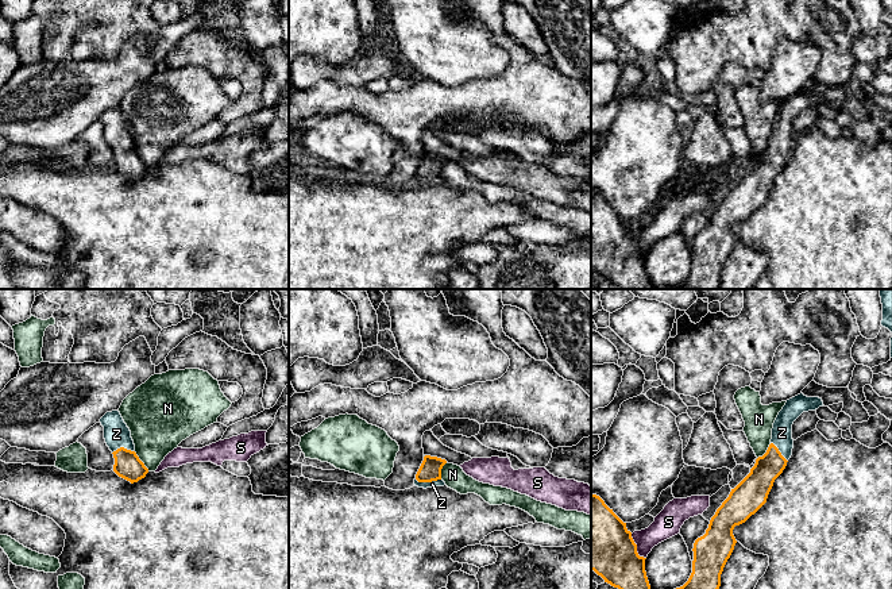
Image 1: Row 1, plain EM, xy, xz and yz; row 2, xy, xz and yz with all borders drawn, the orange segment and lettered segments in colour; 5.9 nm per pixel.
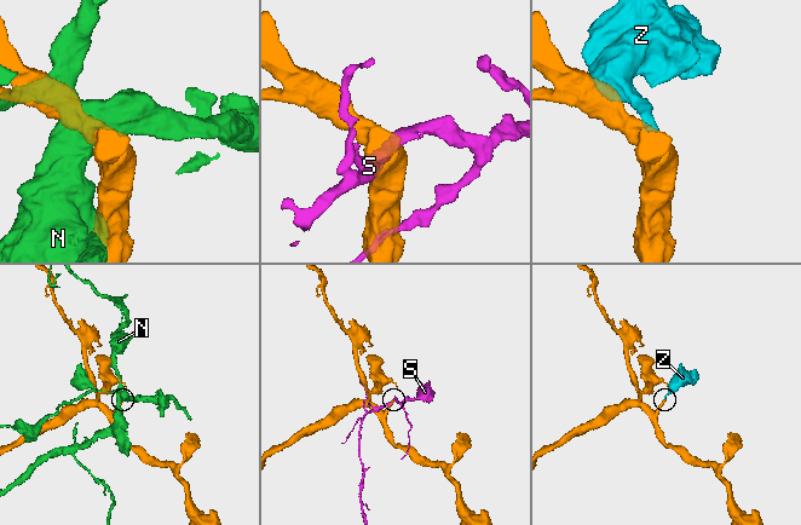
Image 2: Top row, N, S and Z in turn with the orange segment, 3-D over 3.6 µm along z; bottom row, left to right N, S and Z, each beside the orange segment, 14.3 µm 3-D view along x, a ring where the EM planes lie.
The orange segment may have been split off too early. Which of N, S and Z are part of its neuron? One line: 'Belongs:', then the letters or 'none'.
Belongs: Z

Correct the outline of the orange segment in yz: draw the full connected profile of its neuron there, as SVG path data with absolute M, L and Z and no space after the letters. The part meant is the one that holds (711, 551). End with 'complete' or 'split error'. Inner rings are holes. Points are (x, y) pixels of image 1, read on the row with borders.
M803 393L787 400L785 405L779 412L773 423L772 439L766 453L756 459L756 463L750 469L750 473L734 489L731 489L729 497L722 503L715 515L711 517L706 534L695 540L692 548L692 573L688 581L683 586L676 589L719 589L721 574L737 543L733 535L734 527L745 523L766 503L775 480L783 473L788 459L792 455L793 421L803 412L815 411L819 407L823 407L822 399L807 397Z | split error

